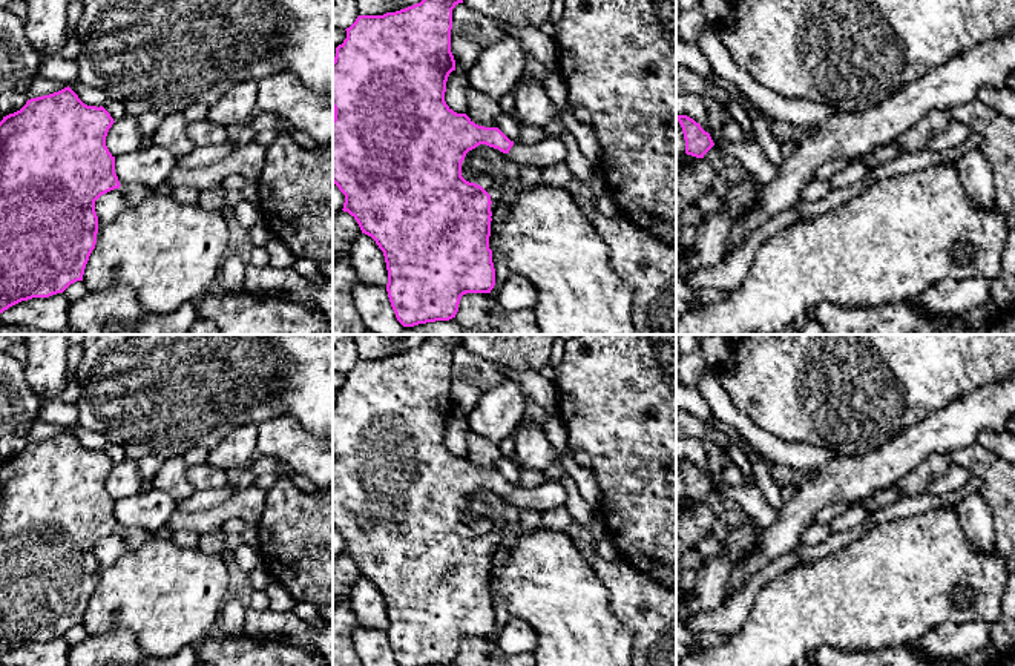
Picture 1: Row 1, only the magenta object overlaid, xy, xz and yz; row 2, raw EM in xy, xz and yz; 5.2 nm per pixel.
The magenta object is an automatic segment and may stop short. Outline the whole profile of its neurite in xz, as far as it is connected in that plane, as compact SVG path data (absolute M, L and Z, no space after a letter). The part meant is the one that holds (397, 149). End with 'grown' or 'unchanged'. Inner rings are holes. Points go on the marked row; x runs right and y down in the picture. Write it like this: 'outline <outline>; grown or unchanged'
outline M422 0L383 15L359 15L347 28L347 38L333 60L333 183L345 195L343 212L371 236L383 252L386 292L403 327L455 318L466 293L491 293L495 269L491 236L491 195L462 176L466 153L480 144L508 153L518 170L566 163L567 147L560 137L537 144L515 144L498 127L475 124L466 114L454 112L445 101L446 81L455 71L451 52L452 9L463 0Z; grown

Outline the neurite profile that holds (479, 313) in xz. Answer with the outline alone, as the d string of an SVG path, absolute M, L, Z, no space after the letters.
M466 293L455 315L462 335L543 335L534 308L504 310L491 293Z

